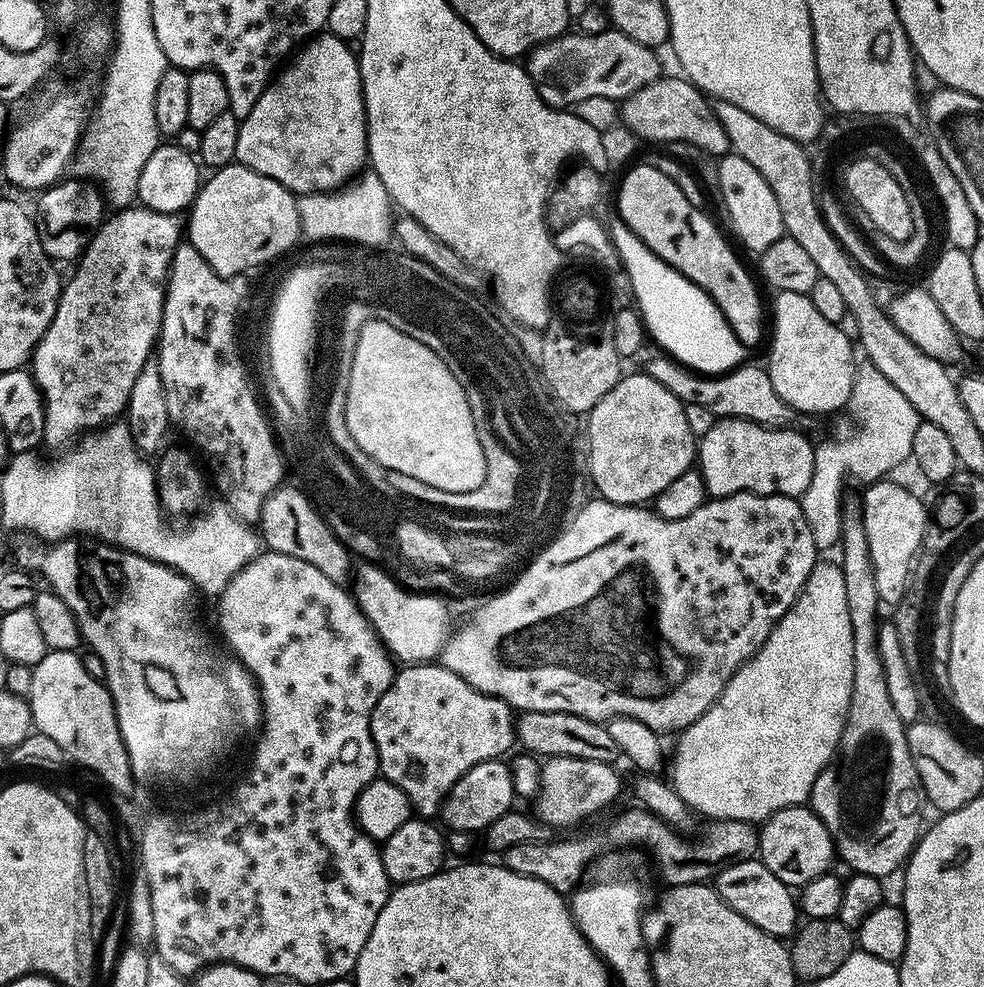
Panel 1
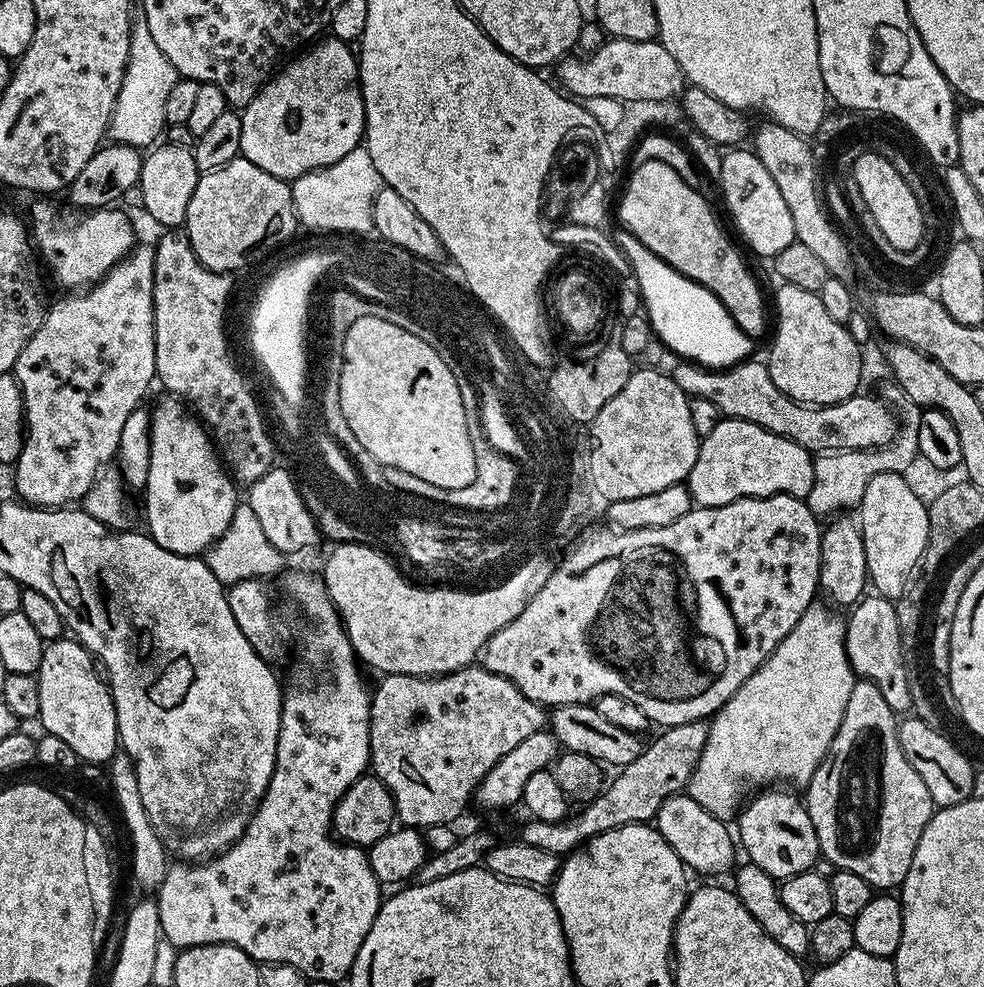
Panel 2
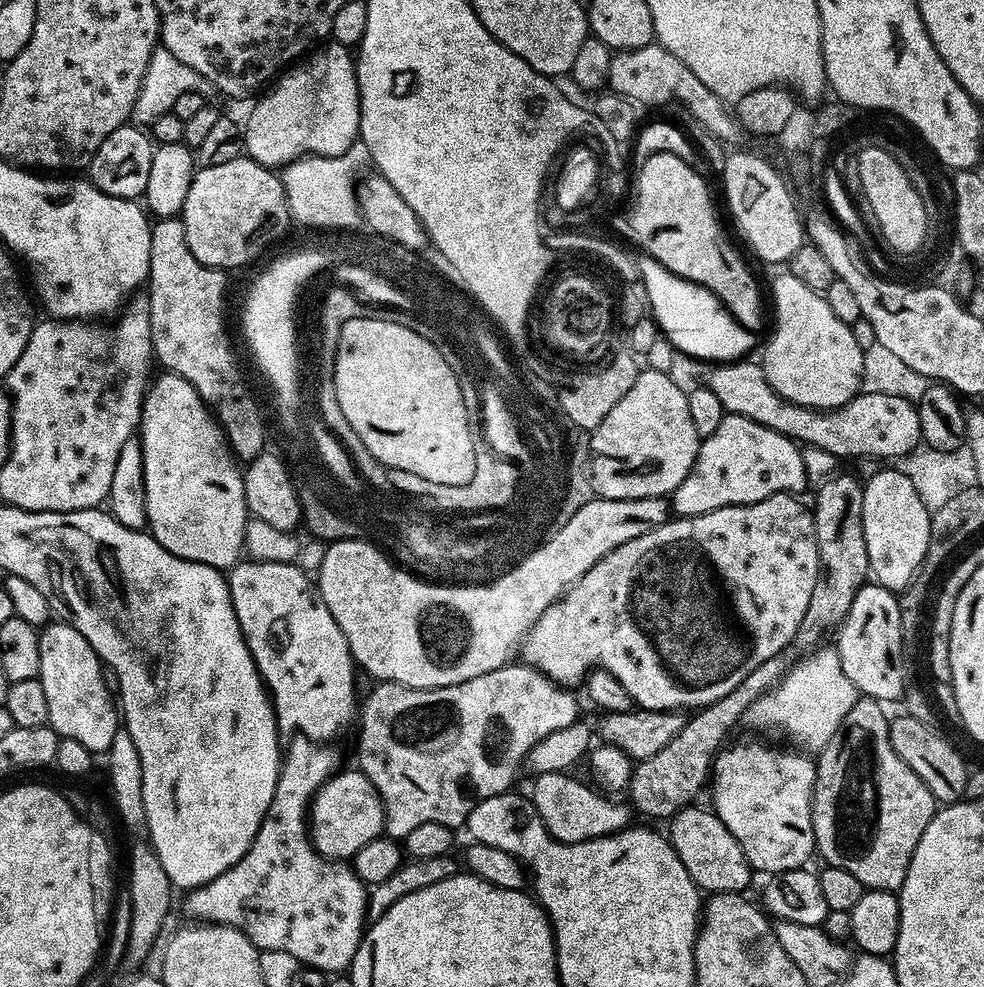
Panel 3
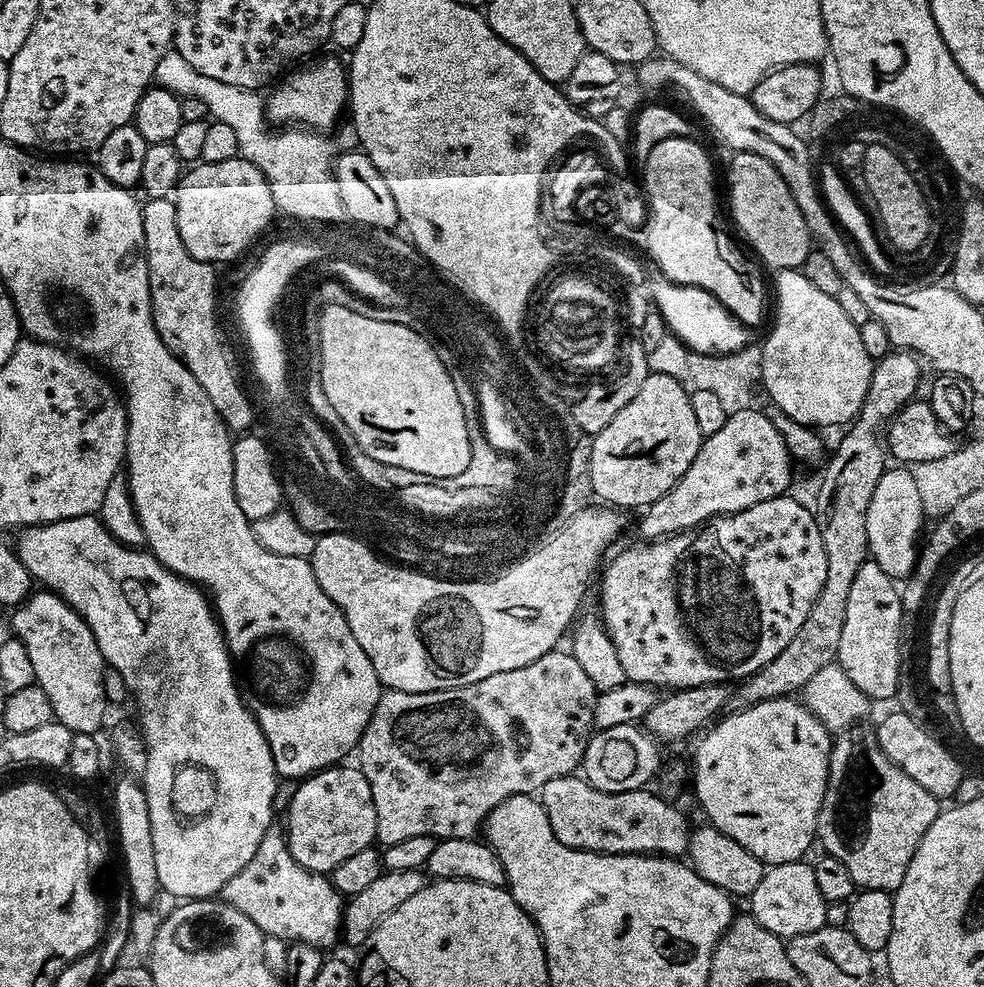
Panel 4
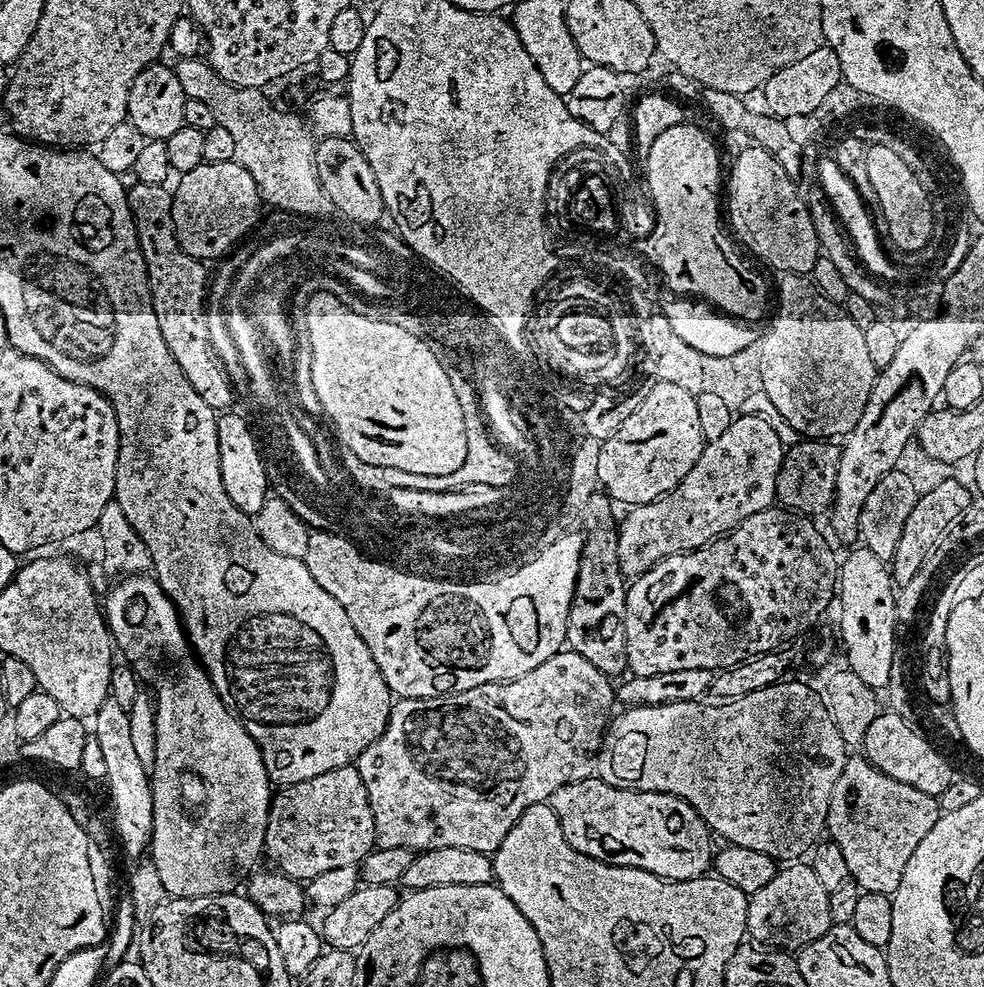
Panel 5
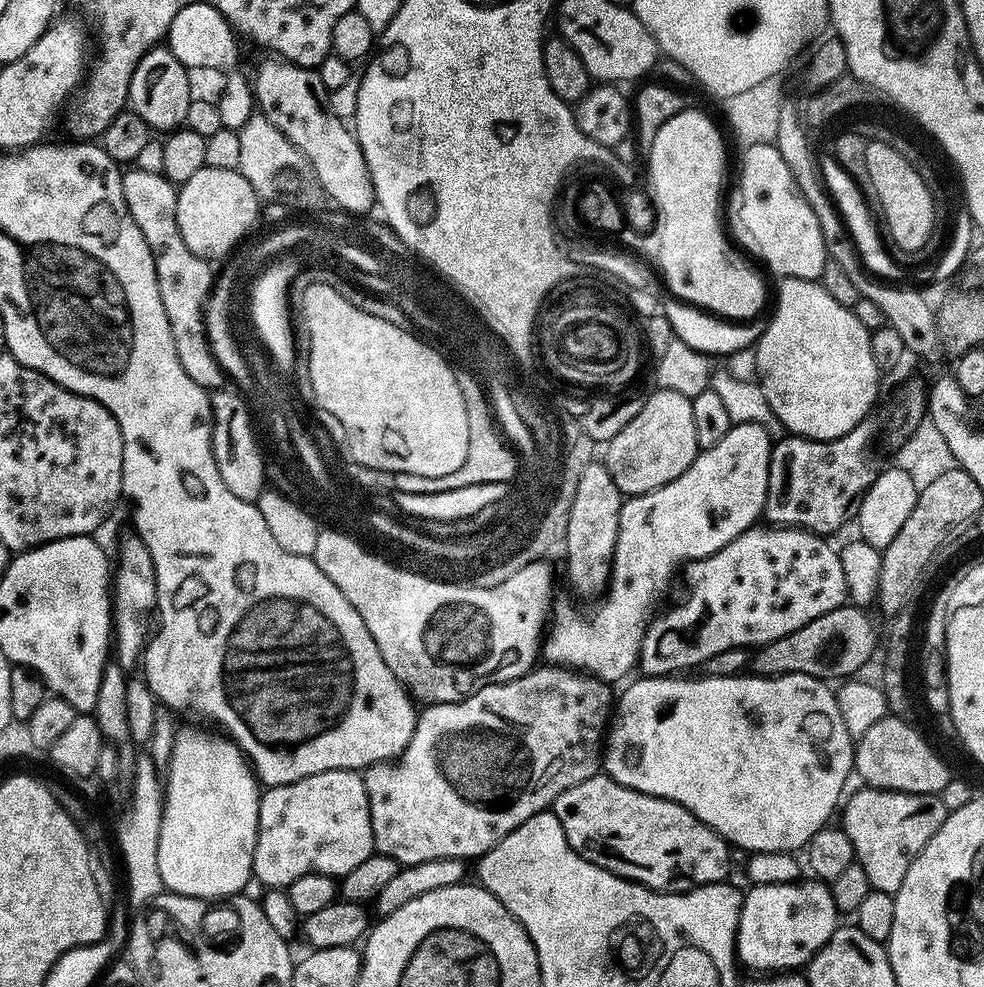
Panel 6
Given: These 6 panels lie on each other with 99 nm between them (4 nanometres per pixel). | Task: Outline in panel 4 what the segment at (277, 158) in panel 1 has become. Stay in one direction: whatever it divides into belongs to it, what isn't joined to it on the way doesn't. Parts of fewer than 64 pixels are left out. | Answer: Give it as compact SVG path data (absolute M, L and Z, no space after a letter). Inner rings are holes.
M324 56L321 60L316 59L309 59L307 63L300 66L305 66L305 68L297 67L289 71L271 89L273 90L272 97L269 95L266 100L266 115L273 125L303 126L308 130L328 130L324 128L334 127L336 119L343 112L345 115L346 105L350 100L348 73L345 65L343 63L340 65L332 56Z

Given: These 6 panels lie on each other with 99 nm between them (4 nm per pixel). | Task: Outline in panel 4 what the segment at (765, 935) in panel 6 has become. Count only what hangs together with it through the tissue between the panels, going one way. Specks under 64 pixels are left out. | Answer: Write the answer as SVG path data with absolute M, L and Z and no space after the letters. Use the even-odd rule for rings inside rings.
M804 860L771 865L765 871L762 882L758 882L758 890L752 892L750 903L752 917L766 926L770 934L781 938L805 936L826 925L829 903L822 898L822 890L818 890L812 864Z

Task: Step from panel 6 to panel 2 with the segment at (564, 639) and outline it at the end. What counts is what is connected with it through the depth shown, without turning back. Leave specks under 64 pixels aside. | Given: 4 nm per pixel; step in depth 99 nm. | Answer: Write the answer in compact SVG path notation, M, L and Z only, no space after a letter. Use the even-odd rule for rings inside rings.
M722 418L718 426L701 439L698 458L686 483L699 507L717 508L743 496L783 494L806 498L814 486L816 470L813 453L798 446L798 442L790 442L790 438L782 438L749 420Z

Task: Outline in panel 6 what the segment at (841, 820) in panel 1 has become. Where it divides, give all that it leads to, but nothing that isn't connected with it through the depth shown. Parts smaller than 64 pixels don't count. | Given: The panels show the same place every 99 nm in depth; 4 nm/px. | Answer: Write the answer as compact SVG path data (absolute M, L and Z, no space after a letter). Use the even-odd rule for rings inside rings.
M860 786L860 789L847 797L844 808L844 833L856 851L855 863L866 870L873 889L878 892L895 893L910 870L910 862L938 834L942 822L946 822L948 811L942 806L939 795L910 794L909 792L891 792L881 788Z

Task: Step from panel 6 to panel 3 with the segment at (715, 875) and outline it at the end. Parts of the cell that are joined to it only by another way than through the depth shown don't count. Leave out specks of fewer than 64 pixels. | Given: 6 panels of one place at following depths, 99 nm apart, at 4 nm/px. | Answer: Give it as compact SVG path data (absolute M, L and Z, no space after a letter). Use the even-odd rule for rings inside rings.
M542 772L533 780L536 781L532 784L530 799L536 808L536 816L544 823L548 833L563 844L577 844L621 832L623 828L629 827L631 820L628 819L634 816L633 809L627 803L619 804L616 801L619 799L609 798L595 787L587 788L568 772Z

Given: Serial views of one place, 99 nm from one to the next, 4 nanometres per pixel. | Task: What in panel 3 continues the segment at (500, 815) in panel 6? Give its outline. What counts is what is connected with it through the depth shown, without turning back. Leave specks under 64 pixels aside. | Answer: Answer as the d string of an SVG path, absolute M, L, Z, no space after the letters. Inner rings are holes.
M523 662L506 663L498 670L490 670L490 674L478 674L478 678L470 678L470 682L462 682L461 684L455 684L454 686L442 686L441 688L408 688L404 684L393 684L391 682L380 682L375 686L377 688L374 689L373 692L365 698L365 700L363 697L362 707L358 712L358 724L360 720L360 764L358 764L358 768L359 771L363 772L366 778L370 778L370 782L374 786L374 790L378 790L378 794L384 803L384 832L387 833L391 839L397 842L403 842L406 838L406 834L410 834L410 830L414 830L417 828L417 826L423 826L425 822L442 822L442 826L446 826L447 828L453 830L459 829L459 824L461 827L461 825L467 821L470 810L474 810L474 806L478 806L478 802L482 802L486 798L494 798L498 794L509 791L509 789L515 785L512 783L514 783L516 780L516 771L518 771L519 768L522 768L522 765L525 763L525 761L527 761L528 752L531 748L533 748L538 742L545 740L550 734L554 734L556 730L562 730L566 726L576 723L578 719L578 713L576 713L576 696L574 693L572 693L575 691L556 684L553 682L553 680L549 680L548 677L540 673L538 669L532 668L529 666L529 664Z

